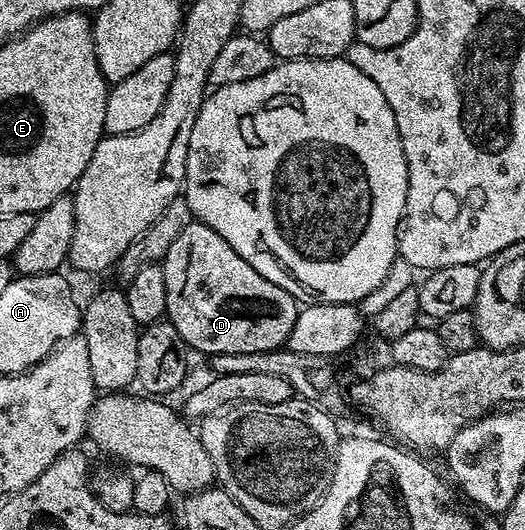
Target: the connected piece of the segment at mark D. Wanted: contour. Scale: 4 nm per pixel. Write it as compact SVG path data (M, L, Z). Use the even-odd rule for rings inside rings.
M191 221L173 240L162 260L165 276L166 321L177 328L181 340L204 356L278 350L286 343L300 307L285 288L265 280L213 228Z

